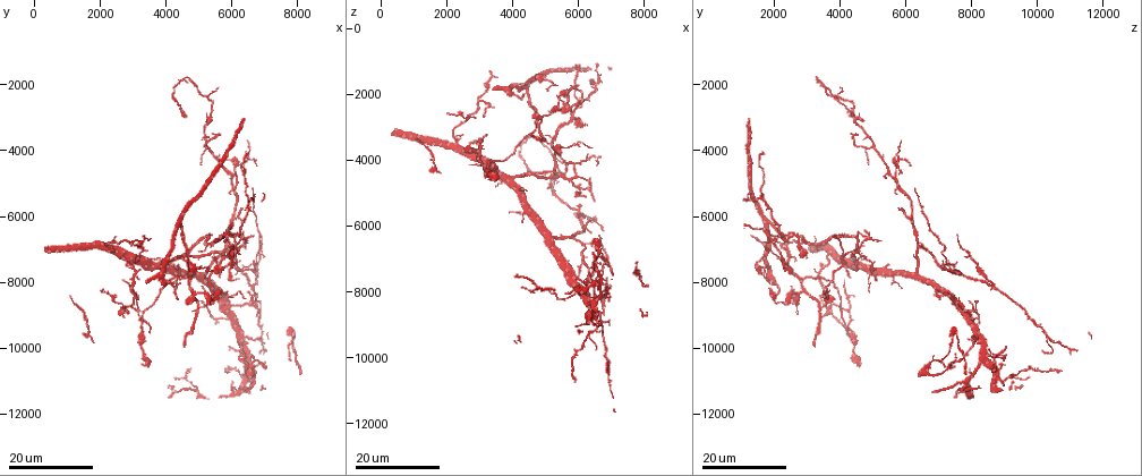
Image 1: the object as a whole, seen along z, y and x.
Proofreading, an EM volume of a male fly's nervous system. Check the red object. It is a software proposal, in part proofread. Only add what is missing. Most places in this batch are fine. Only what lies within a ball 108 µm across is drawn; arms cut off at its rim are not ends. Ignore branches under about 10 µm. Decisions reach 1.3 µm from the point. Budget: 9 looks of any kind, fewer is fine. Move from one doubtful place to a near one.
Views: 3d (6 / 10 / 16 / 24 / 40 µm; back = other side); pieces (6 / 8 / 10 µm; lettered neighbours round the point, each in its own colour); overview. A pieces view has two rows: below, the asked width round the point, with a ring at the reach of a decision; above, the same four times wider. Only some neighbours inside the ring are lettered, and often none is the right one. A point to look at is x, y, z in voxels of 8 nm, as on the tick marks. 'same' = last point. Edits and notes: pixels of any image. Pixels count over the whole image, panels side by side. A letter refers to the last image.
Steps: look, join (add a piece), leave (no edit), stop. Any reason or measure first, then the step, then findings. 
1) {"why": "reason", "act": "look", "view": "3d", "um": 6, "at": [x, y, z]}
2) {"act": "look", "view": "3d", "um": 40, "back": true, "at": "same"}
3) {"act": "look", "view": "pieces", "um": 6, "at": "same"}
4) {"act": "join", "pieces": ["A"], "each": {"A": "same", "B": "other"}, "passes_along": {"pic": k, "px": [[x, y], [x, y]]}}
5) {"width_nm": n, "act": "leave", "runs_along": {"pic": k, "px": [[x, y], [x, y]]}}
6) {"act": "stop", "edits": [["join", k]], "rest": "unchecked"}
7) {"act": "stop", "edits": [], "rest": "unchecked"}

{"why": "free end", "act": "look", "view": "3d", "um": 16, "at": [3100, 7300, 2700]}

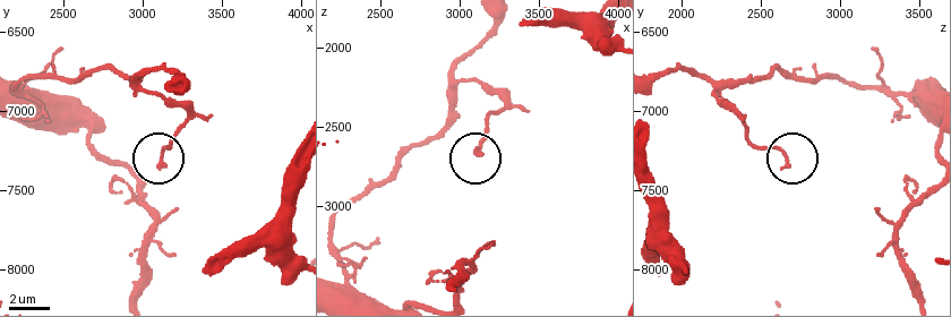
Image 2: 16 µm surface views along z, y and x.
{"act": "look", "view": "pieces", "um": 8, "at": [3100, 7340, 2660]}

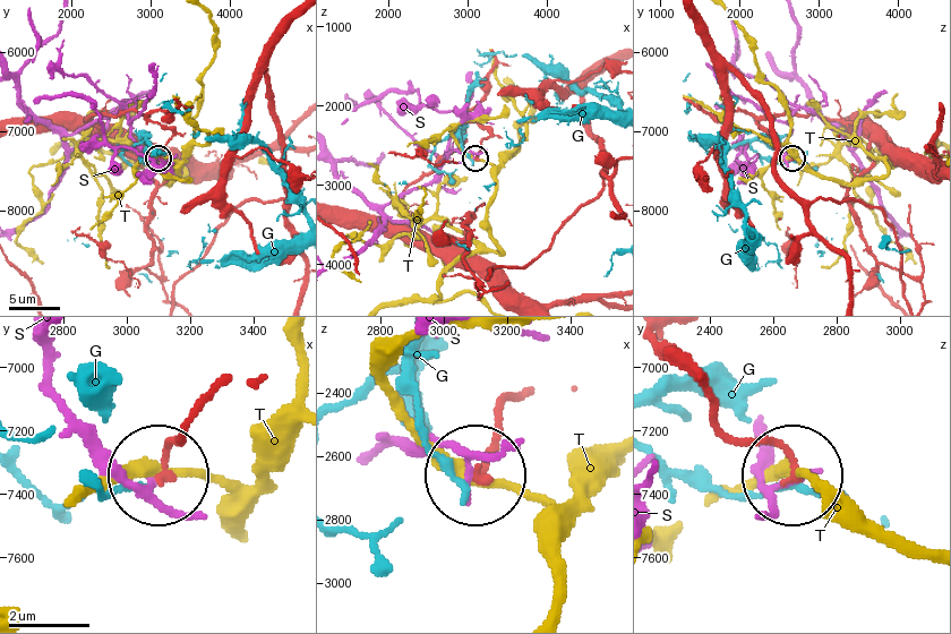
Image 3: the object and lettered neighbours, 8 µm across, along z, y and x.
{"act": "leave", "each": {"G": "other", "S": "other", "T": "other"}, "runs_along": {"pic": 3, "px": [[195, 418], [159, 474]]}, "found": "no lettered piece goes on from it"}

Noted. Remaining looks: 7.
{"why": "free end", "act": "look", "view": "3d", "um": 24, "at": [5100, 8500, 7900]}

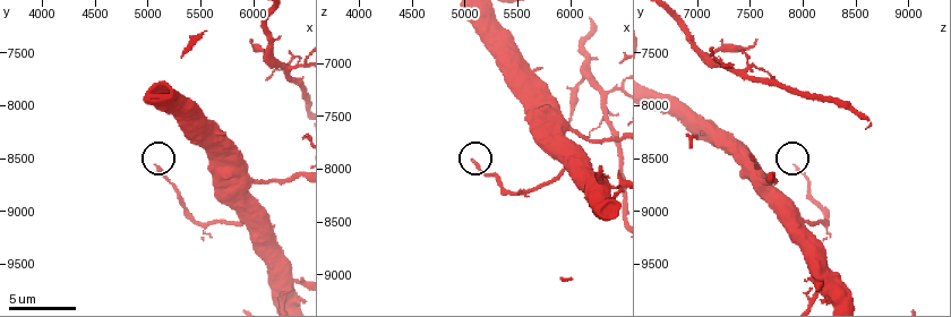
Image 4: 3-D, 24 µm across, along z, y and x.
{"act": "look", "view": "pieces", "um": 10, "at": [5080, 8560, 7940]}

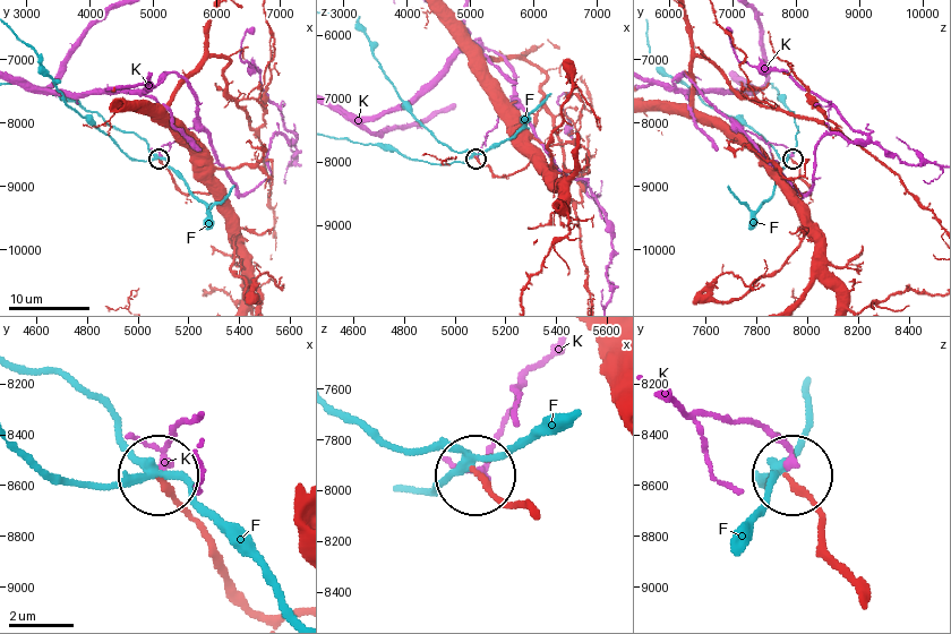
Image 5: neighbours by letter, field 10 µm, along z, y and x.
{"act": "leave", "each": {"F": "other", "K": "other"}, "runs_along": {"pic": 5, "px": [[494, 106], [528, 162], [498, 177], [476, 159]]}, "found": "no lettered piece goes on from it"}

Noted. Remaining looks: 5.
{"why": "branch stops here", "act": "look", "view": "3d", "um": 24, "at": [6500, 8400, 7000]}

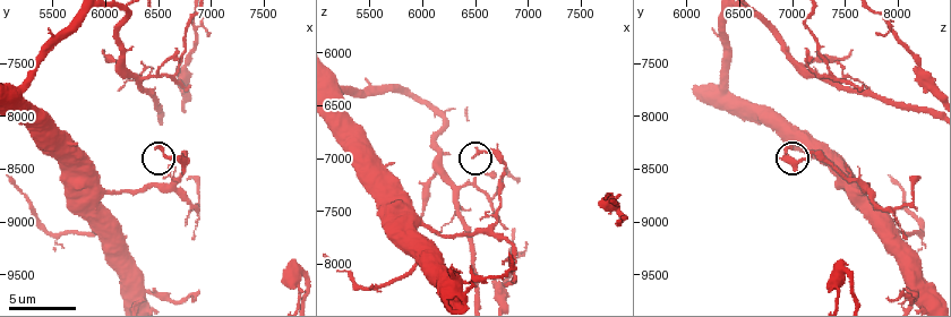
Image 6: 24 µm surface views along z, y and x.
{"act": "look", "view": "pieces", "um": 10, "at": [6480, 8320, 6980]}

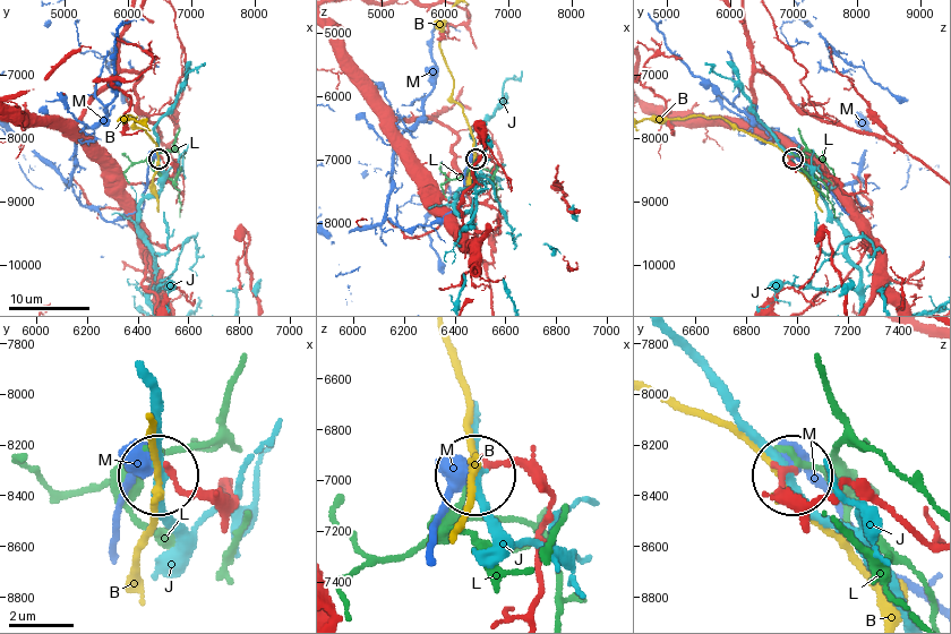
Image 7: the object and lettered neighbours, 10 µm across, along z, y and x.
{"width_nm": 200, "act": "leave", "each": {"B": "other", "J": "other", "L": "other", "M": "other"}, "found": "none of them fits"}

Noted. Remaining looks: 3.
{"act": "look", "view": "3d", "um": 24, "at": [6300, 5800, 5800]}

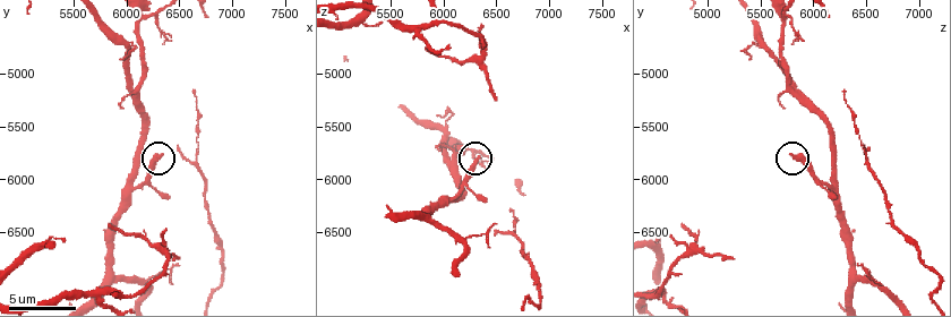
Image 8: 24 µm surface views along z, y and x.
{"act": "look", "view": "pieces", "um": 8, "at": [6300, 5780, 5820]}

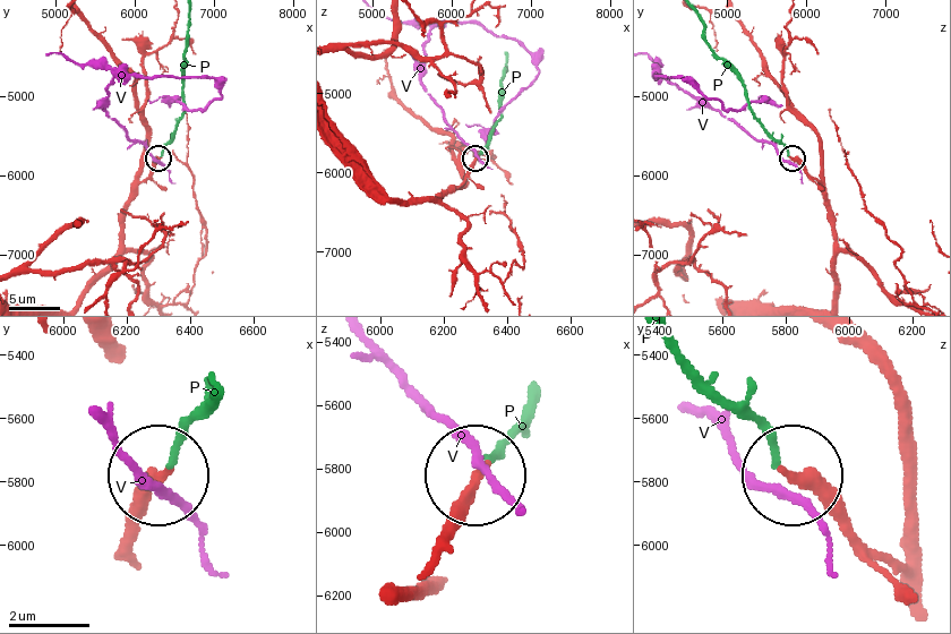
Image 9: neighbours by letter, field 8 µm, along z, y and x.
{"act": "join", "pieces": ["P"], "each": {"P": "same", "V": "other"}, "passes_along": {"pic": 9, "px": [[462, 181], [500, 121], [500, 80], [505, 61]]}, "found": "the cell continues"}

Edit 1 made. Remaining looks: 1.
{"act": "stop", "edits": [["join", 9]], "rest": "unchecked"}

